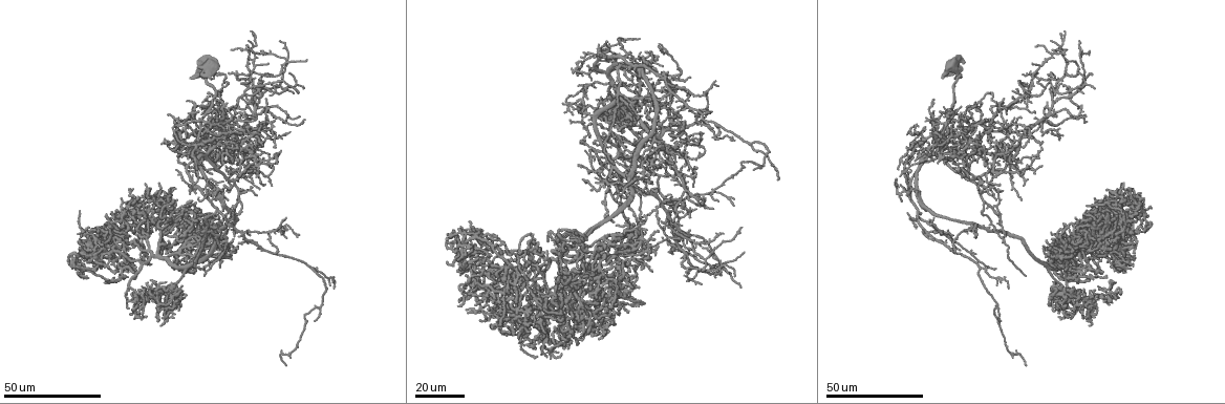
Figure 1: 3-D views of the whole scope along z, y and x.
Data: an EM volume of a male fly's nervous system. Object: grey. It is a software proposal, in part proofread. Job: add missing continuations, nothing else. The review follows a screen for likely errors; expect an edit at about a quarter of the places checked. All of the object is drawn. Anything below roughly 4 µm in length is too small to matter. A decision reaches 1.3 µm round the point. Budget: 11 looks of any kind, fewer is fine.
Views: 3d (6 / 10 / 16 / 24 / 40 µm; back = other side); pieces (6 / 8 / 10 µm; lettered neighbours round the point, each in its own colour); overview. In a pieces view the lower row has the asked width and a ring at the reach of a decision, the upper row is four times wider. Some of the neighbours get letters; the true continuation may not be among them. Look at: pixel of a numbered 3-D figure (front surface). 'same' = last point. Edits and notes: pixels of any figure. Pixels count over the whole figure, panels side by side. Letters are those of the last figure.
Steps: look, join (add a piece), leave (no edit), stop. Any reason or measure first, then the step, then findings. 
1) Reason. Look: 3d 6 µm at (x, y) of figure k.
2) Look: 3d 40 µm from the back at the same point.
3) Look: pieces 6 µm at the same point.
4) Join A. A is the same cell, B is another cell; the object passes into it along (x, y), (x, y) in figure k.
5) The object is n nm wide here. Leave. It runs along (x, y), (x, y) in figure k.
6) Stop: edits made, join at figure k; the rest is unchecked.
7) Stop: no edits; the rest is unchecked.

Branch stops here. Look: 3d 24 µm at (120, 199) of figure 1.

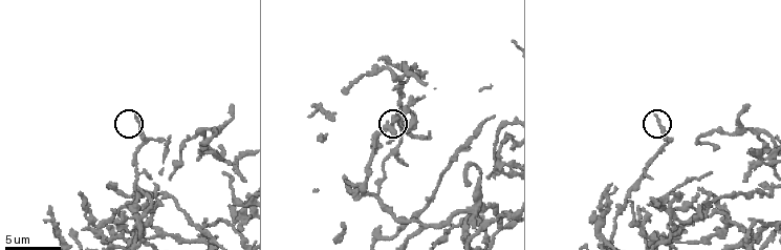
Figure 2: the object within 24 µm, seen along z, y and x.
See the neighbours. Look: pieces 6 µm at (655, 117) of figure 2.

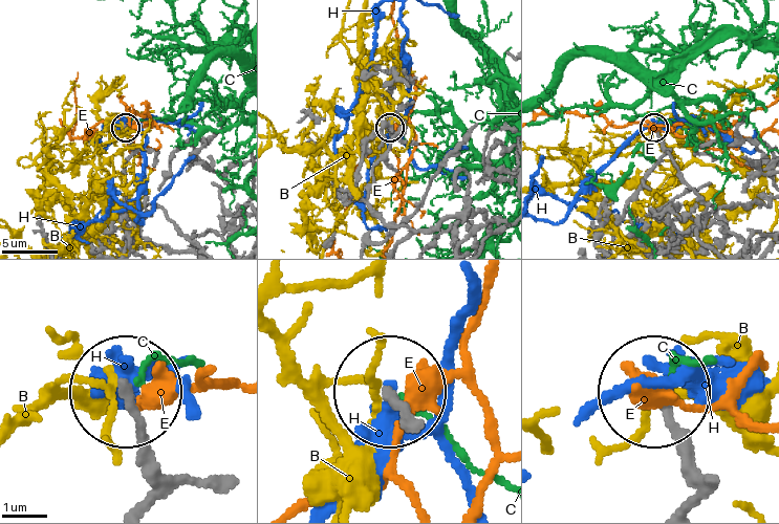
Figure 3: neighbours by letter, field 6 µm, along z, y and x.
Leave. B, C, E and H are other cells; it runs along (139, 506), (151, 450), (132, 397) in figure 3; no lettered piece goes on from it.

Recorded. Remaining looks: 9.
An open end. Look: 3d 40 µm at (131, 212) of figure 1.

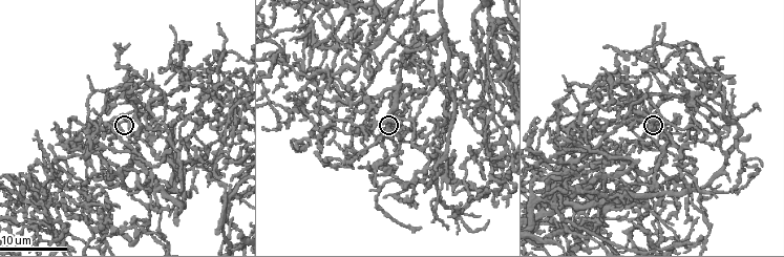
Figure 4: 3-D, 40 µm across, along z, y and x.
See the neighbours. Look: pieces 8 µm at (122, 116) of figure 4.

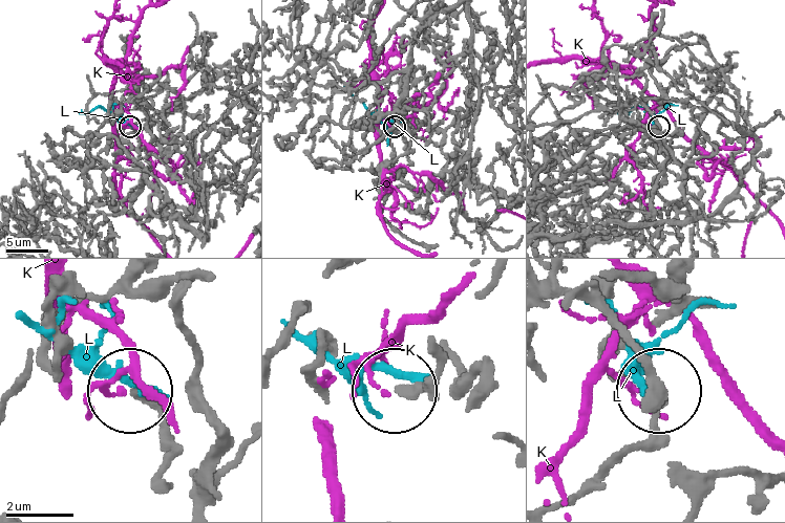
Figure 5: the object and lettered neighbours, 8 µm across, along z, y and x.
Leave. K and L are other cells; it runs along (166, 481), (169, 431), (135, 391) in figure 5; none of them fits.

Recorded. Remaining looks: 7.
An open end. Look: pieces 8 µm at (49, 209) of figure 2.

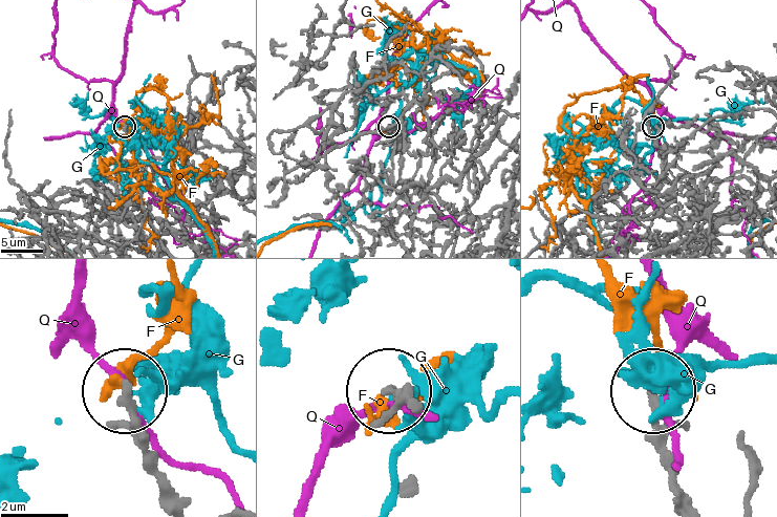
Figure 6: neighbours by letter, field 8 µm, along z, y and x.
Leave. F, G and Q are other cells; it runs along (178, 504), (127, 397) in figure 6; none of them fits.

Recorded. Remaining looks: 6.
Free end. Look: 3d 24 µm at (1123, 227) of figure 1.

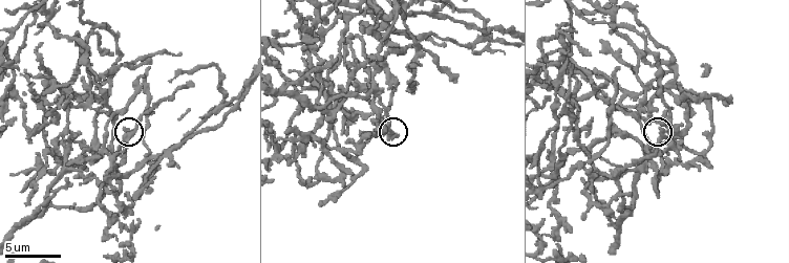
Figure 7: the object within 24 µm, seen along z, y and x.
What lies round it. Look: pieces 10 µm at (125, 130) of figure 7.

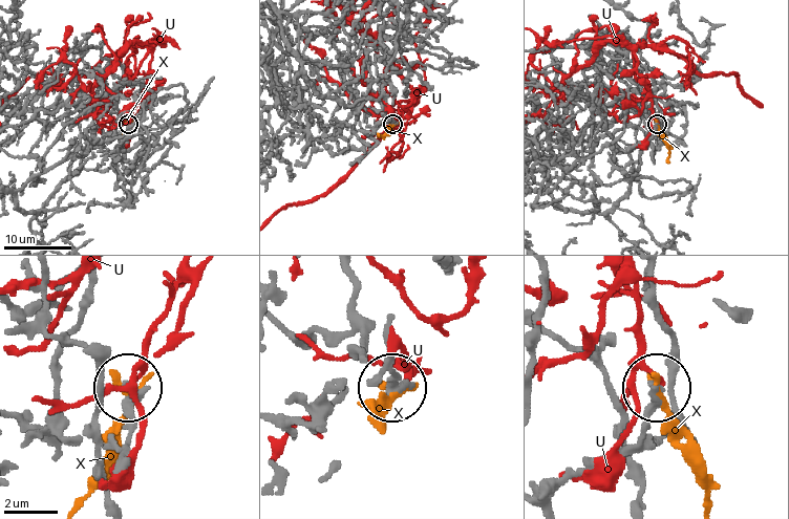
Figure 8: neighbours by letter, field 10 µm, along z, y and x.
The object is 330 nm wide here. Leave. U and X are other cells; no lettered piece goes on from it.

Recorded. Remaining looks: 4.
Free end. Look: 3d 24 µm at (225, 177) of figure 4.

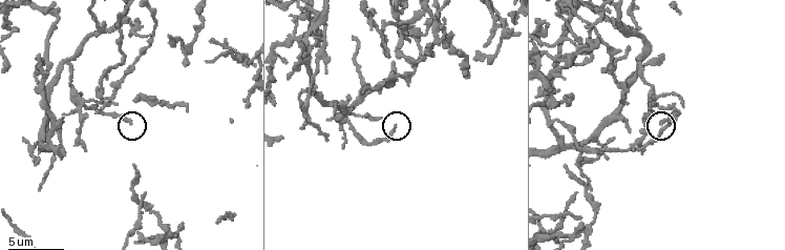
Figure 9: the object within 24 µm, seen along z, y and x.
See the neighbours. Look: pieces 6 µm at (129, 122) of figure 9.

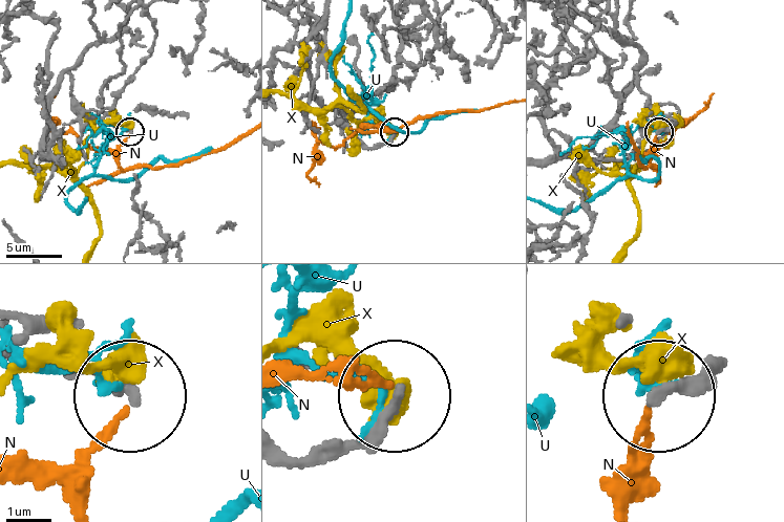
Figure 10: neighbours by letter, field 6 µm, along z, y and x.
Leave. N, U and X are other cells; it runs along (287, 451), (343, 451), (396, 403) in figure 10; no lettered piece goes on from it.

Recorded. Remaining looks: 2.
Stop: no edits; the rest is unchecked.

